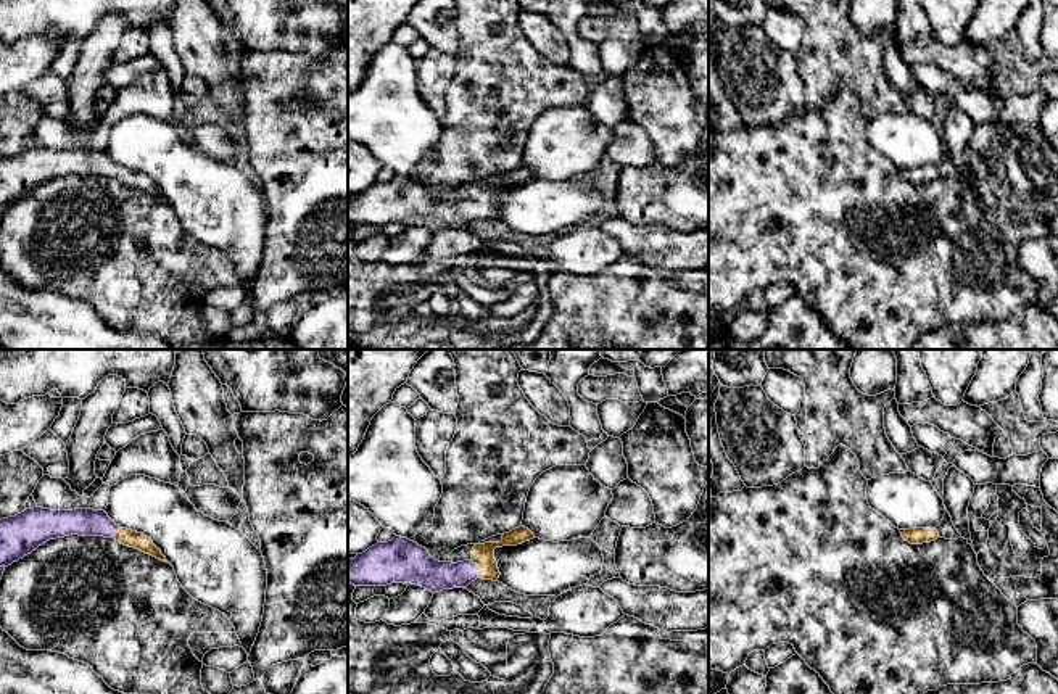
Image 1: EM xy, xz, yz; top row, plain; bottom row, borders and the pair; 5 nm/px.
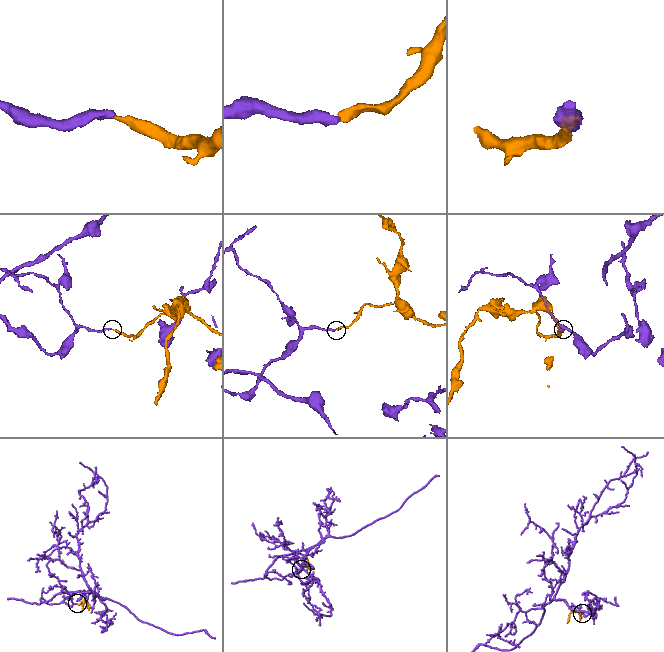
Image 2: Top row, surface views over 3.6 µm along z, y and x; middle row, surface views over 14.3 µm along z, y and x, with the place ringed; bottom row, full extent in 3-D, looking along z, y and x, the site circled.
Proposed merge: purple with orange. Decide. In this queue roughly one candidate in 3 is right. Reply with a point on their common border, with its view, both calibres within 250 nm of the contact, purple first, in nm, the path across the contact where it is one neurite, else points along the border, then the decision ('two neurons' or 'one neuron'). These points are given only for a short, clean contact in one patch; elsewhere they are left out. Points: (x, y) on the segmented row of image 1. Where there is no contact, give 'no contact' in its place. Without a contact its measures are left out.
meets purple in xz at (479, 569); 160 nm thick on the purple side, 110 nm on the other; runs through xz (430, 574), (464, 574), (479, 569), (483, 554); one neuron

